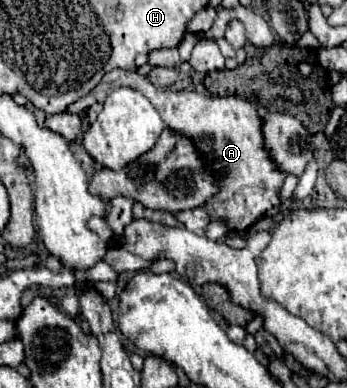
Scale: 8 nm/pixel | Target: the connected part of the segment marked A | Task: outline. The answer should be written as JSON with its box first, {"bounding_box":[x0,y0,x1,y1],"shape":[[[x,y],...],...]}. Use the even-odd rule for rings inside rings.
{"bounding_box":[66,68,286,230],"shape":[[[118,68],[108,72],[102,78],[102,84],[96,86],[88,96],[70,104],[66,112],[78,114],[82,110],[88,110],[94,102],[104,102],[104,98],[114,88],[120,88],[120,86],[128,86],[142,92],[160,112],[166,126],[172,128],[174,132],[180,132],[192,138],[198,150],[206,154],[208,166],[222,174],[220,192],[204,206],[210,212],[212,220],[228,220],[232,230],[242,230],[252,226],[256,220],[260,220],[264,212],[278,202],[278,190],[286,174],[276,168],[276,164],[268,158],[264,150],[262,116],[258,114],[258,106],[254,102],[236,98],[236,96],[226,96],[226,98],[202,96],[198,92],[188,92],[188,90],[172,92],[172,90],[156,88],[146,76]]]}

